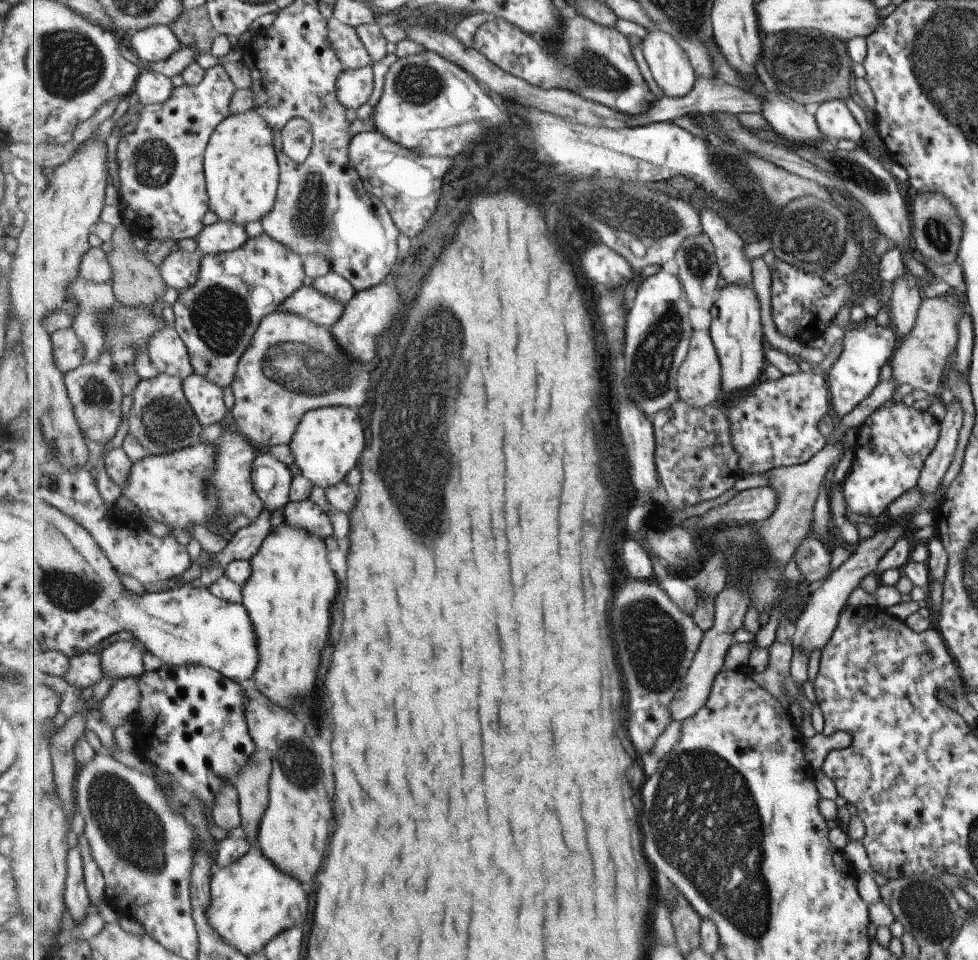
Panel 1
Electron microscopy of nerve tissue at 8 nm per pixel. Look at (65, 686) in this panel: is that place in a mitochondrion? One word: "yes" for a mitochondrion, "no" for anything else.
no

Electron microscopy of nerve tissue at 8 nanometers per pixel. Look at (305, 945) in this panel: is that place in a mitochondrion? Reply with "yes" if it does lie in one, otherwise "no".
no

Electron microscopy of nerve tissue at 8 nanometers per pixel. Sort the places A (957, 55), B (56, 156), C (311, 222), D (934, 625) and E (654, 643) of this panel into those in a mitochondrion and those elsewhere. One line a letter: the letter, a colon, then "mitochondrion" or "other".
A: mitochondrion
B: other
C: mitochondrion
D: other
E: mitochondrion

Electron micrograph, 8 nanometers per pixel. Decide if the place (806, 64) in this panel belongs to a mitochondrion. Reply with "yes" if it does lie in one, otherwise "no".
yes

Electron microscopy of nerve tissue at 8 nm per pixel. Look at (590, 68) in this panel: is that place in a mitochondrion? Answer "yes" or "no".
yes

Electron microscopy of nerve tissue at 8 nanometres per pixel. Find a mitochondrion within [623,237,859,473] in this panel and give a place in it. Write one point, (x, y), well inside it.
(651, 378)

